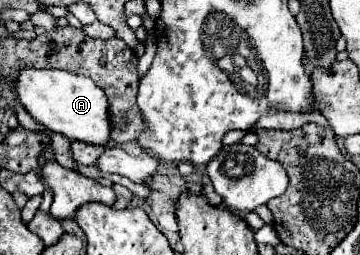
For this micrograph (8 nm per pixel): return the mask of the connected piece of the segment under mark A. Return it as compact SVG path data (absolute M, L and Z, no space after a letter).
M23 69L17 79L17 99L29 115L47 129L65 135L67 139L95 143L107 147L111 139L111 115L107 95L85 75L73 75L59 69Z

